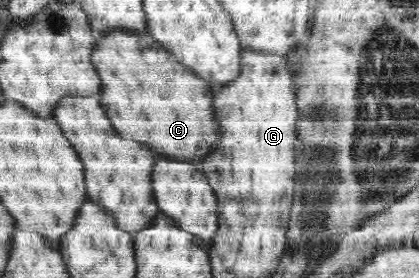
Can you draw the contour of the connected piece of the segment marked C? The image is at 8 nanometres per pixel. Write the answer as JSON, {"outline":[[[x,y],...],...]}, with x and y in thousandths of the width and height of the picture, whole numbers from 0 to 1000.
{"outline":[[[286,104],[243,129],[220,191],[220,219],[232,263],[241,273],[241,335],[236,363],[253,378],[253,406],[270,460],[301,504],[317,504],[346,522],[379,565],[396,565],[444,586],[487,579],[501,561],[527,507],[530,468],[520,432],[506,406],[508,331],[506,299],[473,277],[442,234],[434,234],[415,194],[332,119],[291,112]]]}

